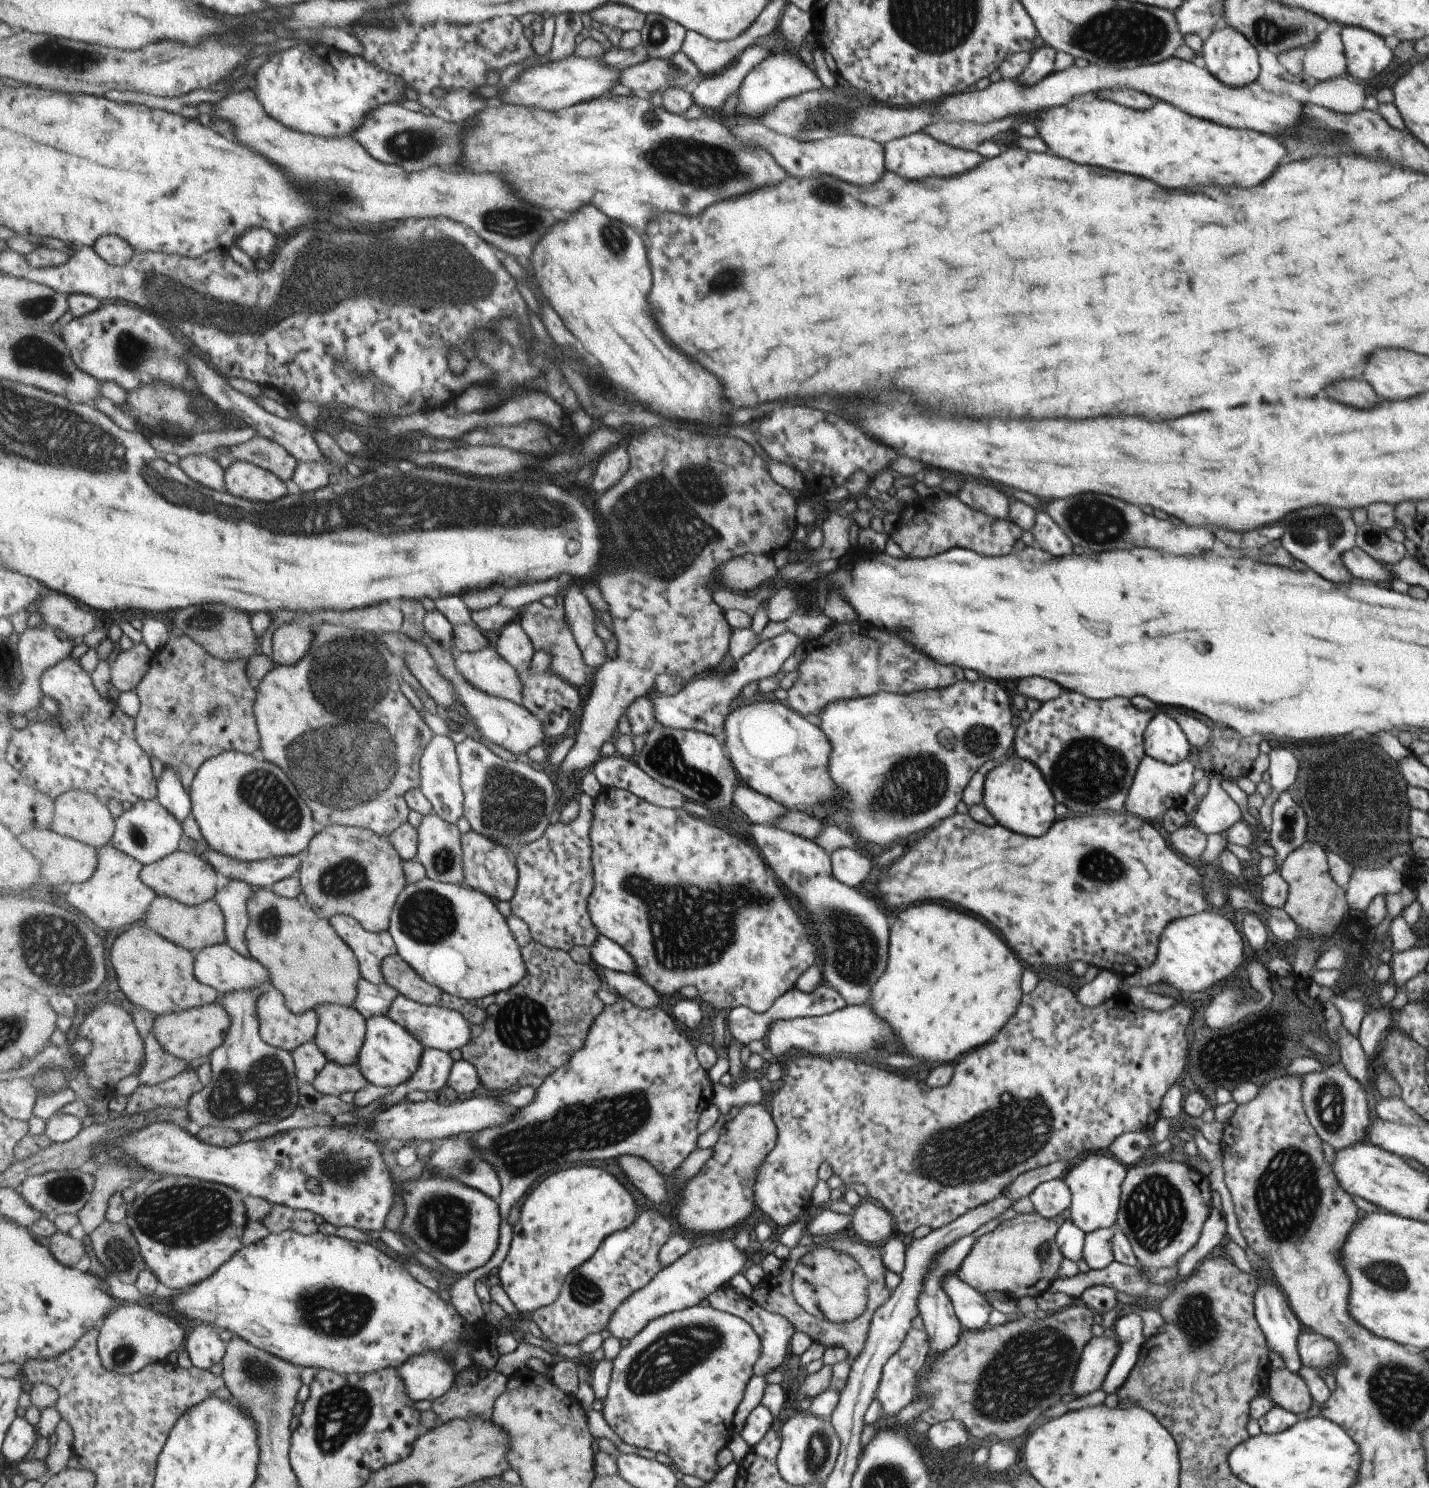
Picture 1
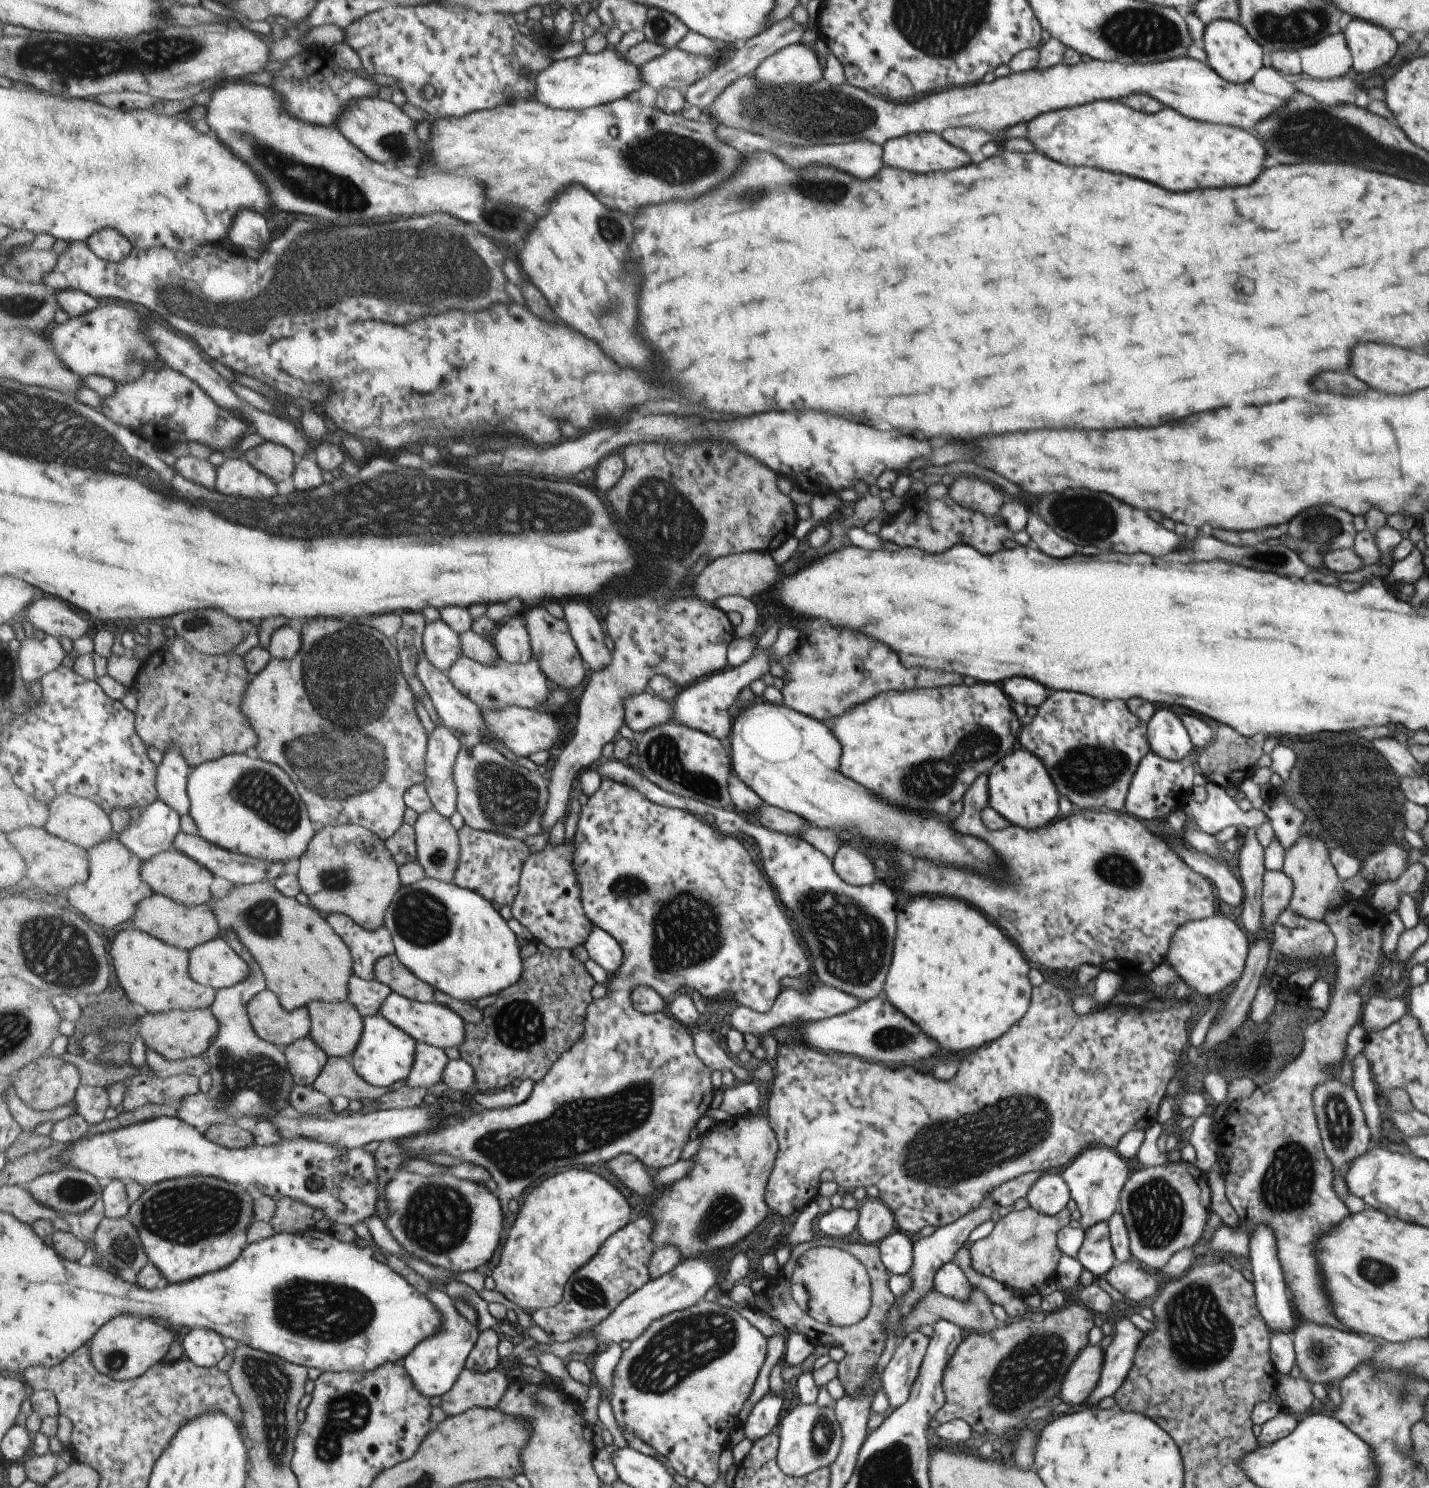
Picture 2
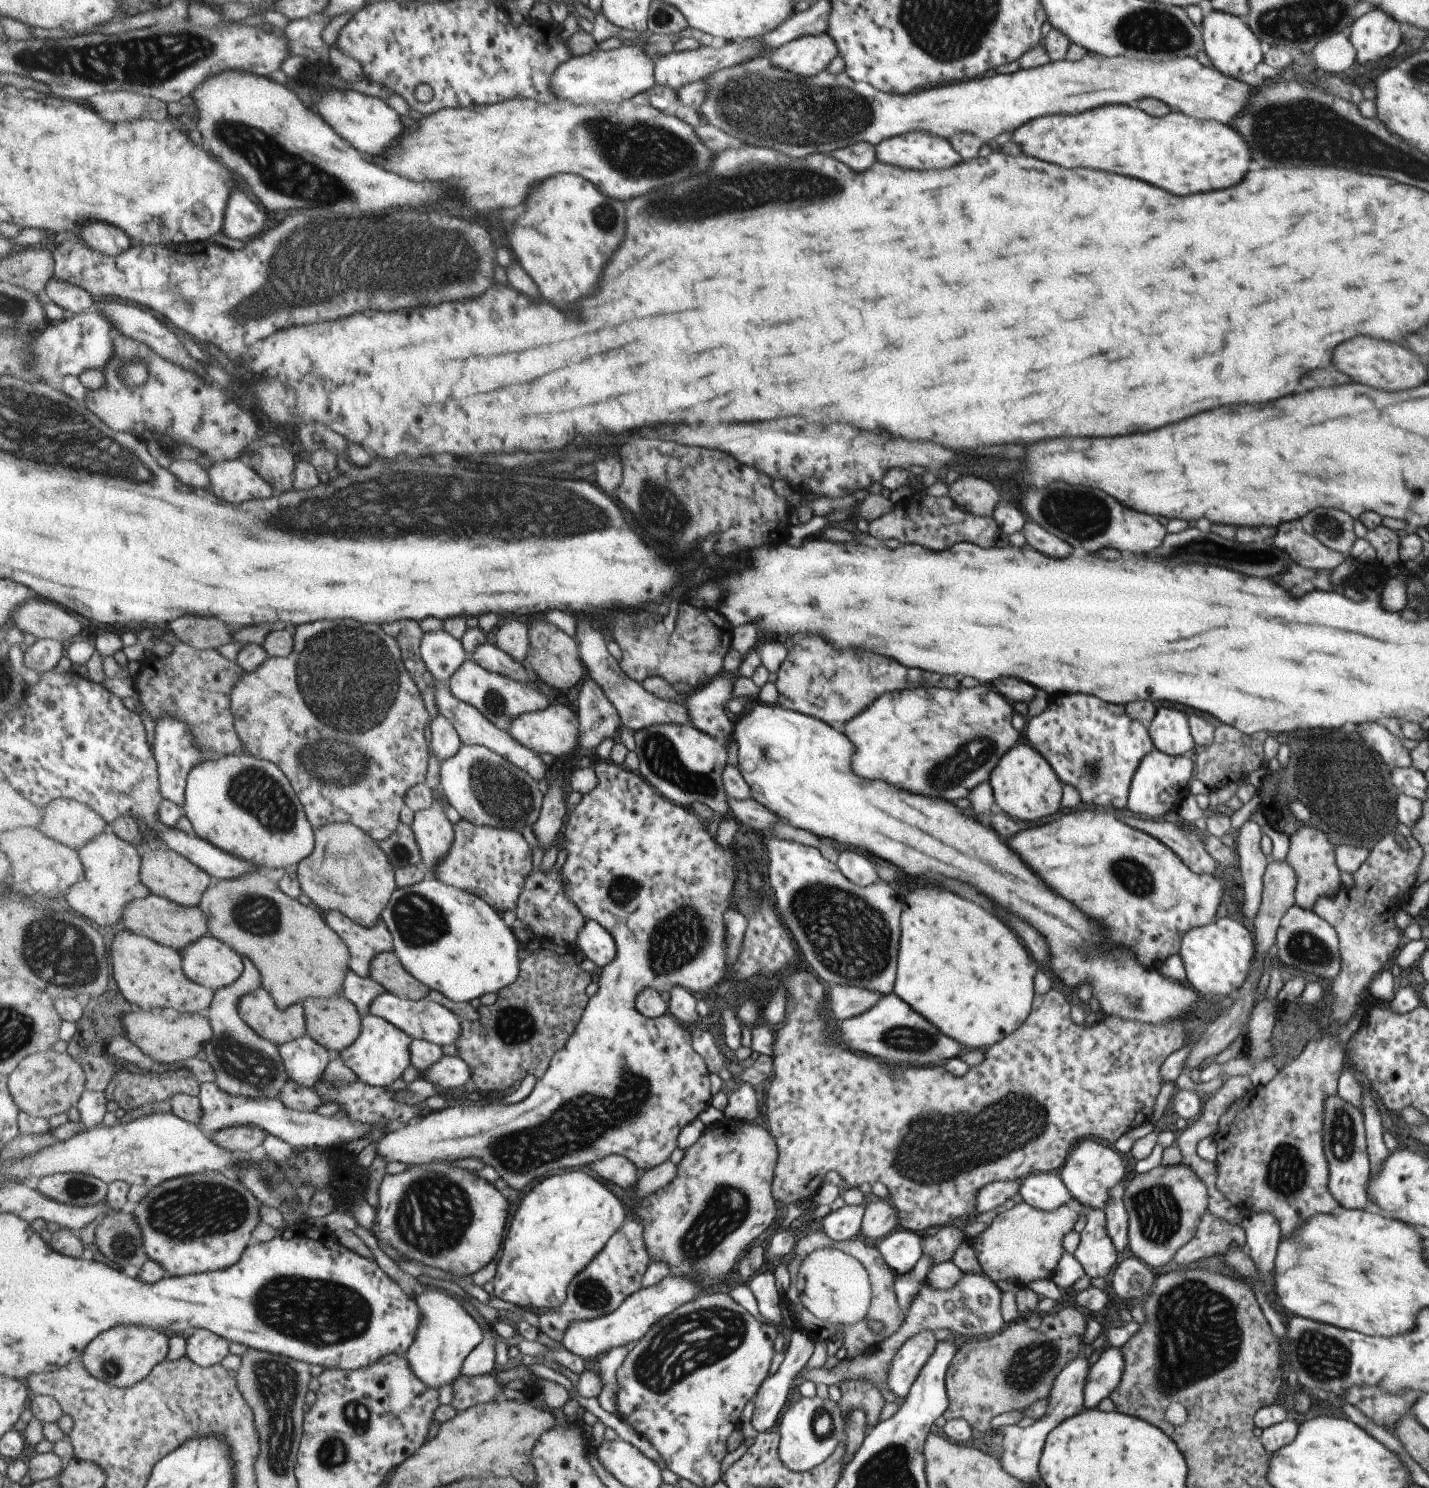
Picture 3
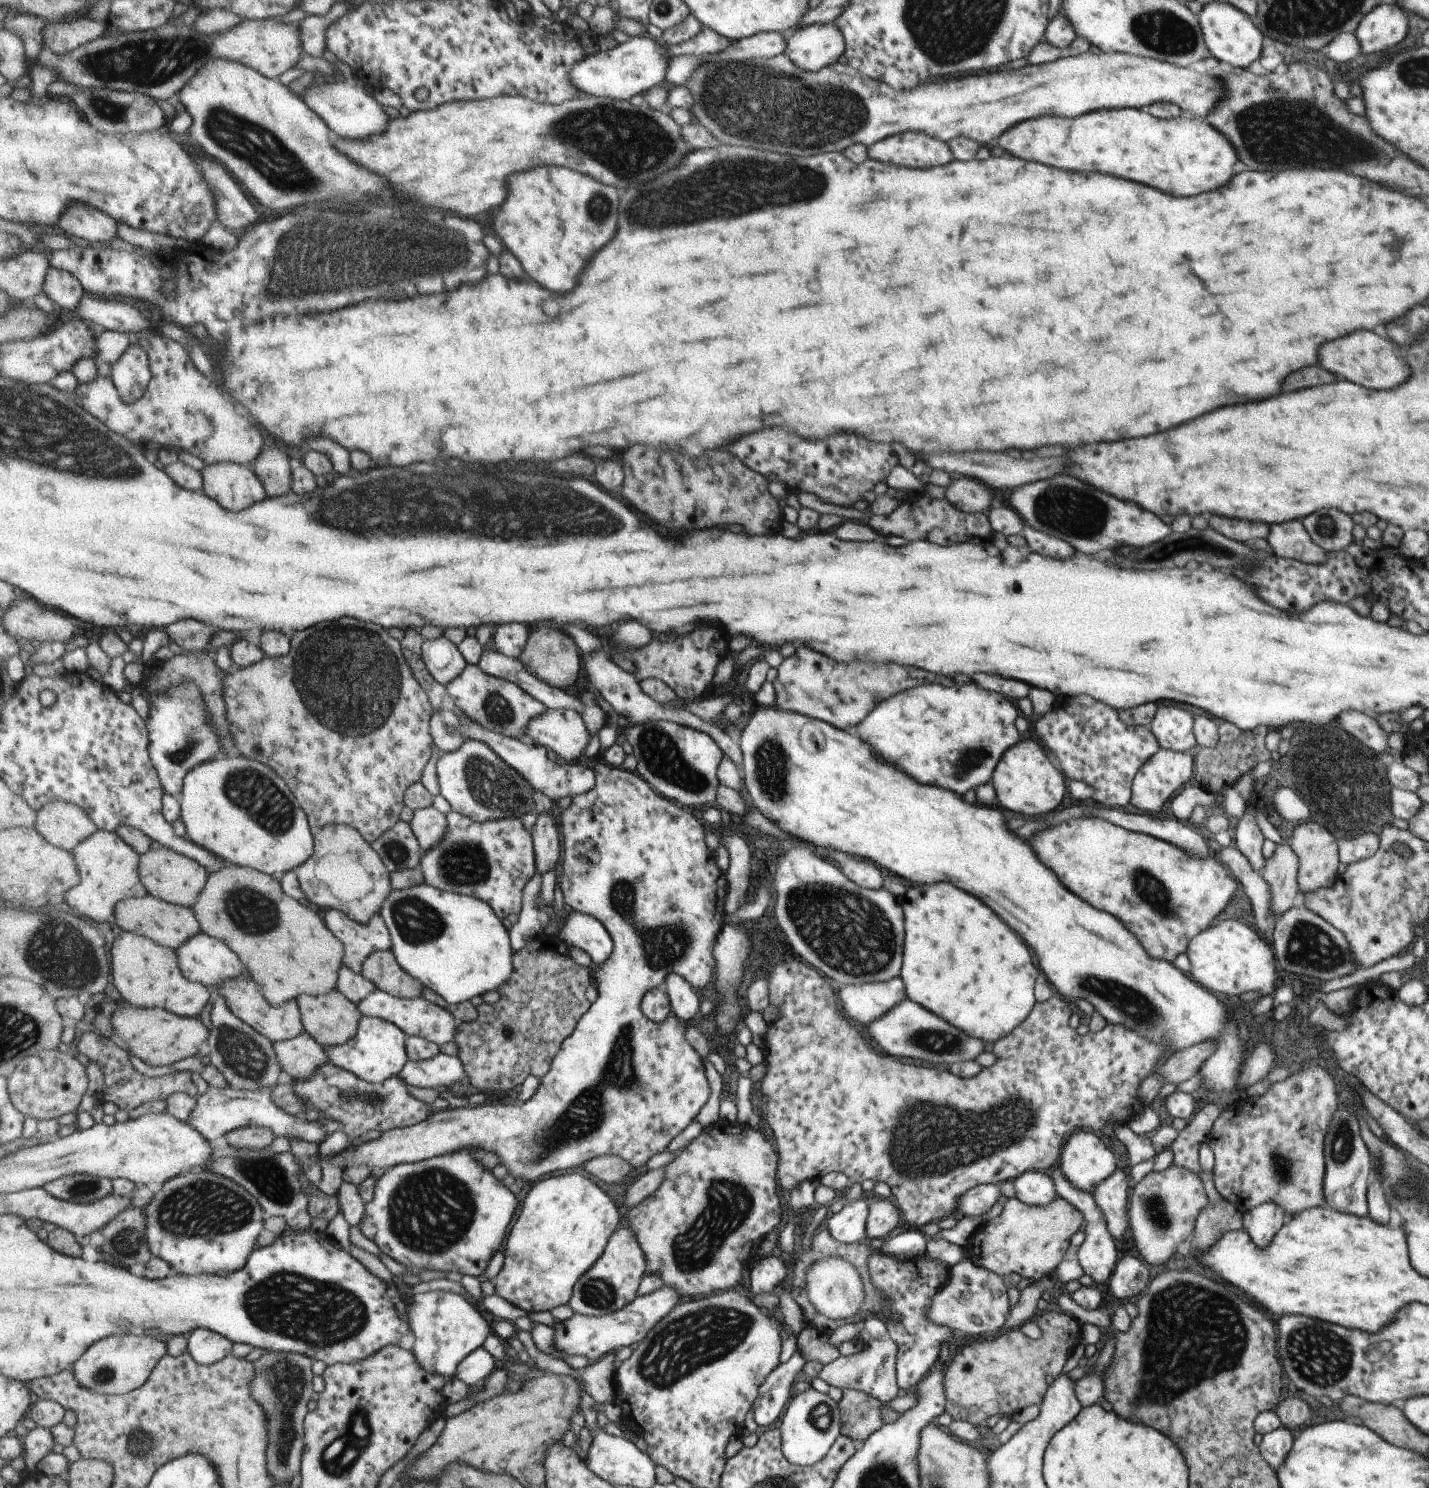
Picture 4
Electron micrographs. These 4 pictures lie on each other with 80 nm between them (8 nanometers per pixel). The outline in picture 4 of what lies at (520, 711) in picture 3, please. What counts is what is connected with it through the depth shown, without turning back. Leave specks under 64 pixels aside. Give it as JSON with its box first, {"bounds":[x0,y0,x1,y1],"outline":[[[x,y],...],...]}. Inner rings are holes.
{"bounds":[447,664,548,741],"outline":[[[468,664],[463,673],[447,686],[447,691],[453,703],[469,718],[509,738],[528,741],[525,739],[527,726],[531,720],[542,716],[548,710],[541,700],[526,692],[521,686],[485,673],[477,664]]]}

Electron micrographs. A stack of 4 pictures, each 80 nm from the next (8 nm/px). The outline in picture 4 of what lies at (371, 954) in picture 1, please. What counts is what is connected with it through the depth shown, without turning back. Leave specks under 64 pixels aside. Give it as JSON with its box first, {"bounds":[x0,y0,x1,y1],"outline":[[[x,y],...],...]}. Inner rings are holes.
{"bounds":[323,909,393,974],"outline":[[[329,909],[323,912],[331,932],[343,942],[346,949],[344,966],[362,974],[363,964],[379,951],[391,951],[393,941],[386,921],[379,913],[369,924],[359,924],[345,912]]]}

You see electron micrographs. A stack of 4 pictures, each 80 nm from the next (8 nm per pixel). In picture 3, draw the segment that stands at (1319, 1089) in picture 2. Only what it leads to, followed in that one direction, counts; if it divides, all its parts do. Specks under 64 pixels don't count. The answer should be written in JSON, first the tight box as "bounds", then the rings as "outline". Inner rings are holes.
{"bounds":[1322,1095,1369,1211],"outline":[[[1331,1095],[1323,1101],[1322,1149],[1328,1166],[1327,1188],[1339,1208],[1363,1211],[1368,1208],[1366,1184],[1369,1179],[1368,1154],[1364,1133],[1364,1118],[1339,1096]]]}

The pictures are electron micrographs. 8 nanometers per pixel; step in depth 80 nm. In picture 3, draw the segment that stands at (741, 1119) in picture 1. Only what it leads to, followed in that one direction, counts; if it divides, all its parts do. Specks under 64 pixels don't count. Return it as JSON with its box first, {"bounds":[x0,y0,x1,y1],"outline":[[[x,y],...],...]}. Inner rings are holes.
{"bounds":[635,1118,778,1288],"outline":[[[725,1118],[717,1124],[707,1125],[696,1142],[686,1149],[683,1160],[677,1165],[677,1176],[665,1188],[641,1201],[635,1210],[642,1220],[644,1239],[652,1260],[666,1262],[673,1276],[702,1275],[702,1288],[725,1282],[749,1242],[761,1236],[775,1218],[771,1190],[775,1156],[778,1156],[778,1150],[775,1150],[773,1138],[753,1123]]]}

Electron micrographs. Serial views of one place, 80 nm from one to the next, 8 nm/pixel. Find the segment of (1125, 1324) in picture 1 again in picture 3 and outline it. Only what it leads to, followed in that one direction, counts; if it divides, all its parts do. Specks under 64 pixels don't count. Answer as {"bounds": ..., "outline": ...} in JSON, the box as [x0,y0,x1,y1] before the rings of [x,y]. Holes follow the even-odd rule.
{"bounds":[1082,1348,1123,1409],"outline":[[[1107,1348],[1099,1357],[1099,1362],[1088,1368],[1082,1388],[1082,1403],[1085,1409],[1095,1408],[1103,1398],[1108,1397],[1120,1379],[1123,1363],[1118,1348]]]}

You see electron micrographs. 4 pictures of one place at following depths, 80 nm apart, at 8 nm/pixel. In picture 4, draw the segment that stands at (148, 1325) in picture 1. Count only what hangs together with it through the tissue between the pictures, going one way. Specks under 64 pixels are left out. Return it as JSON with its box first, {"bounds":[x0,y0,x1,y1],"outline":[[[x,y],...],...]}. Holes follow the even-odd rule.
{"bounds":[73,1334,169,1394],"outline":[[[117,1334],[99,1340],[84,1353],[73,1367],[75,1376],[85,1388],[99,1394],[129,1394],[147,1383],[155,1368],[169,1355],[167,1342],[156,1340],[153,1336],[137,1334]]]}

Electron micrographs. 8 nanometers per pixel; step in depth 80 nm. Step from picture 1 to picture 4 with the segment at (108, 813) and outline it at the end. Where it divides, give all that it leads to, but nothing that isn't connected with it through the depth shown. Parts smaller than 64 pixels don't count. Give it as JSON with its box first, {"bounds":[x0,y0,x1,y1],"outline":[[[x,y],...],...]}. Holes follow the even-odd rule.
{"bounds":[35,800,99,852],"outline":[[[55,800],[39,809],[35,828],[46,840],[51,840],[51,844],[71,852],[99,831],[85,809],[63,800]]]}

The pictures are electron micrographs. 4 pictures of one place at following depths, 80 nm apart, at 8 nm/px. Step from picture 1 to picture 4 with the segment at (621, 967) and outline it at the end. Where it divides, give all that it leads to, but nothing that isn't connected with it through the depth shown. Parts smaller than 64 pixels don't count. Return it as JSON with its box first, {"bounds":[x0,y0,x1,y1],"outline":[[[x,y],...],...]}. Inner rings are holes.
{"bounds":[559,911,615,965],"outline":[[[577,911],[567,918],[567,924],[563,926],[563,932],[559,936],[565,944],[578,947],[587,953],[598,965],[605,964],[615,948],[614,941],[602,921]]]}

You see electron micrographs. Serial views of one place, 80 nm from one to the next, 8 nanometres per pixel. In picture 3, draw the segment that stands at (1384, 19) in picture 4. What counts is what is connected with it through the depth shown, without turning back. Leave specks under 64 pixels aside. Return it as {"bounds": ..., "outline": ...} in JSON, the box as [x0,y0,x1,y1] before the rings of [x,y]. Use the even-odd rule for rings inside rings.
{"bounds":[1350,10,1401,62],"outline":[[[1369,10],[1355,24],[1351,24],[1350,43],[1355,49],[1356,61],[1375,62],[1389,56],[1401,42],[1397,22],[1381,10]]]}

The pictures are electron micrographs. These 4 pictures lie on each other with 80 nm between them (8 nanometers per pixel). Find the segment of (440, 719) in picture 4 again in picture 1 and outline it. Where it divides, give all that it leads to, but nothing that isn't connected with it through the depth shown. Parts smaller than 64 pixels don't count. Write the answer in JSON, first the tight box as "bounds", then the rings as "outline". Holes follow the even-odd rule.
{"bounds":[420,735,465,824],"outline":[[[435,735],[423,756],[420,788],[431,802],[434,813],[450,824],[456,824],[457,820],[465,816],[465,794],[461,778],[457,744],[449,736]]]}

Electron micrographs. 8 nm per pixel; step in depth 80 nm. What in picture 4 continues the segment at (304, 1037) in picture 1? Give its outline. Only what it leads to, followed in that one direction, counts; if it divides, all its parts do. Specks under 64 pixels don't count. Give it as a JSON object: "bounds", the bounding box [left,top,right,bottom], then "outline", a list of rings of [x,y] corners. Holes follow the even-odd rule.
{"bounds":[214,972,306,1043],"outline":[[[244,972],[238,979],[227,980],[227,984],[221,984],[214,990],[215,995],[225,996],[227,1004],[238,1018],[241,1018],[246,1024],[258,1030],[262,1036],[269,1038],[274,1043],[287,1041],[302,1035],[306,1029],[303,1023],[302,1009],[296,1000],[285,1003],[283,1006],[271,1005],[271,1002],[263,996],[263,992],[258,985],[249,978],[247,972]]]}

